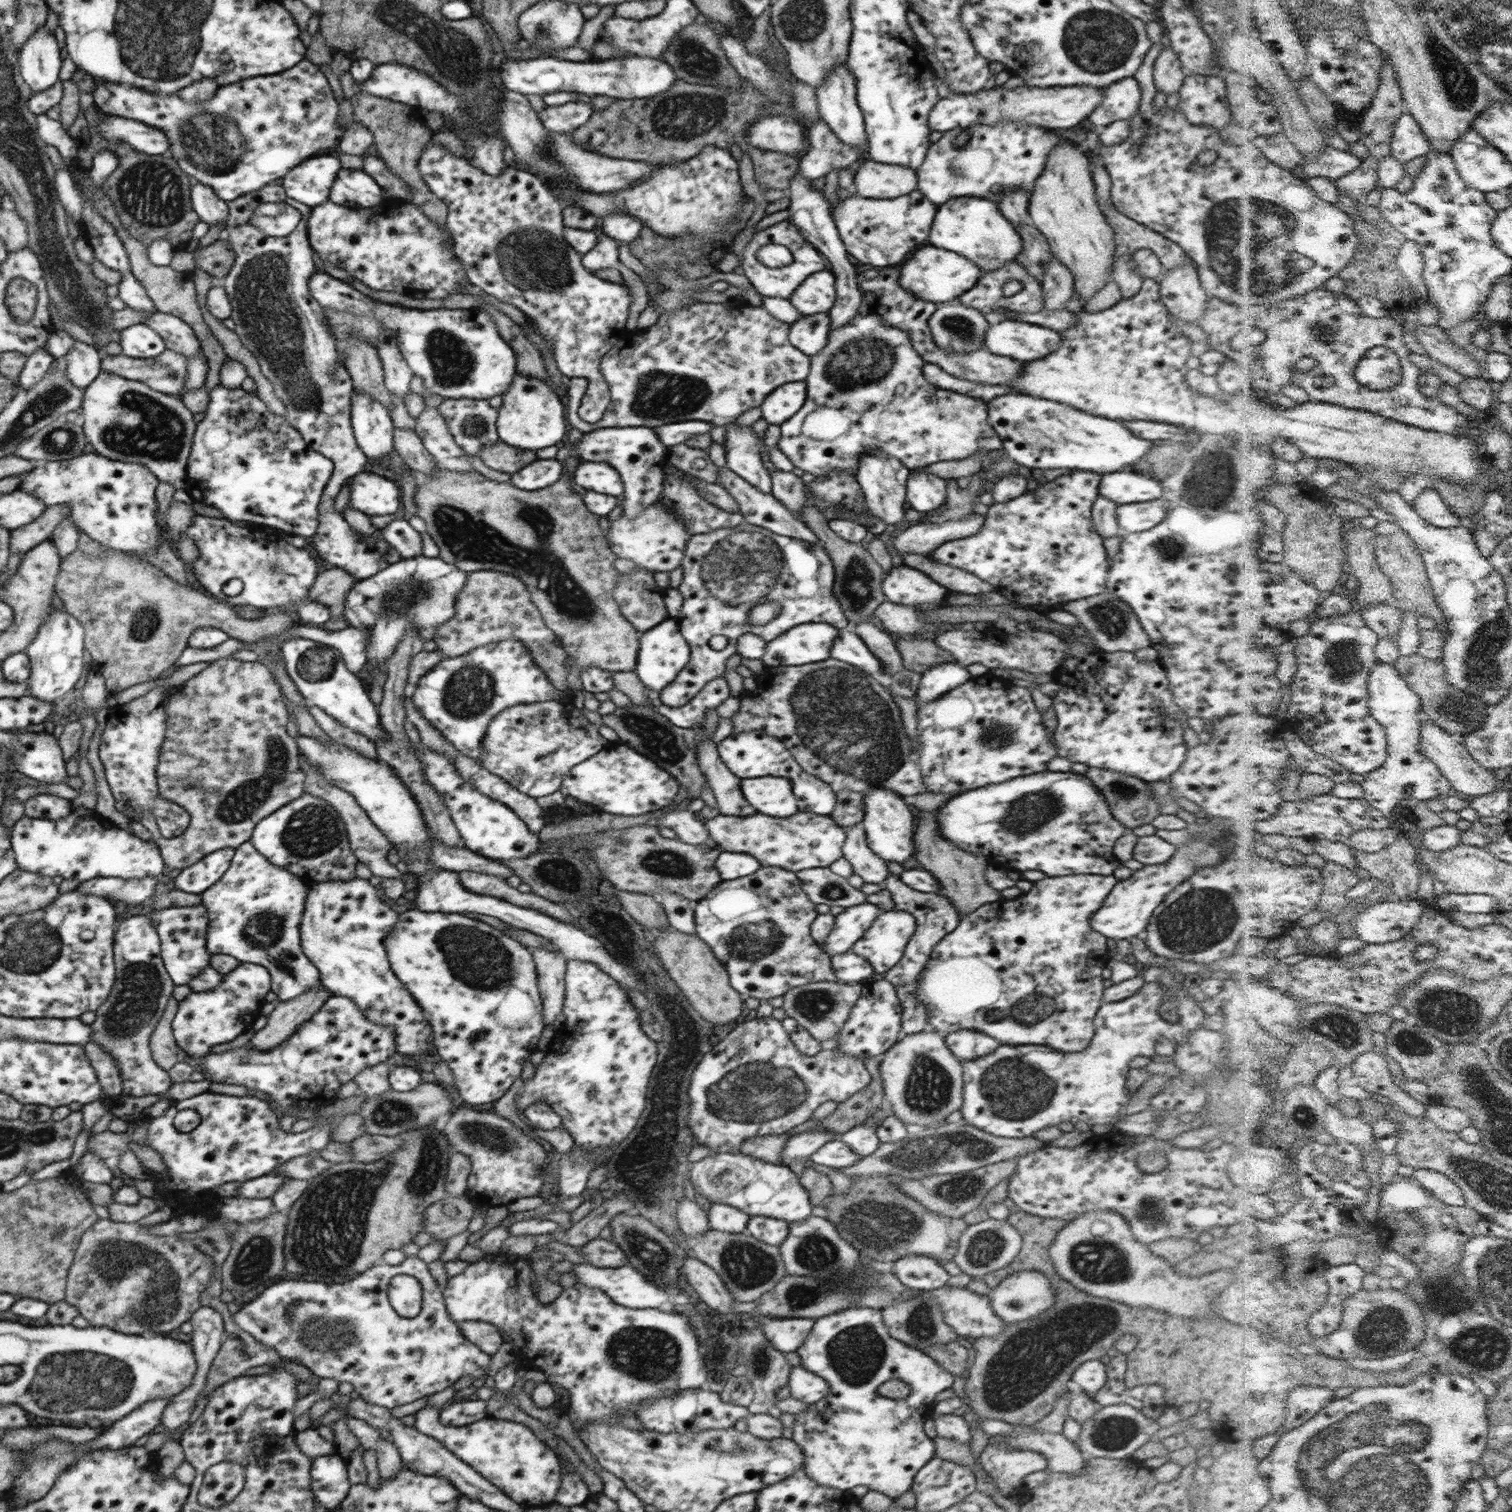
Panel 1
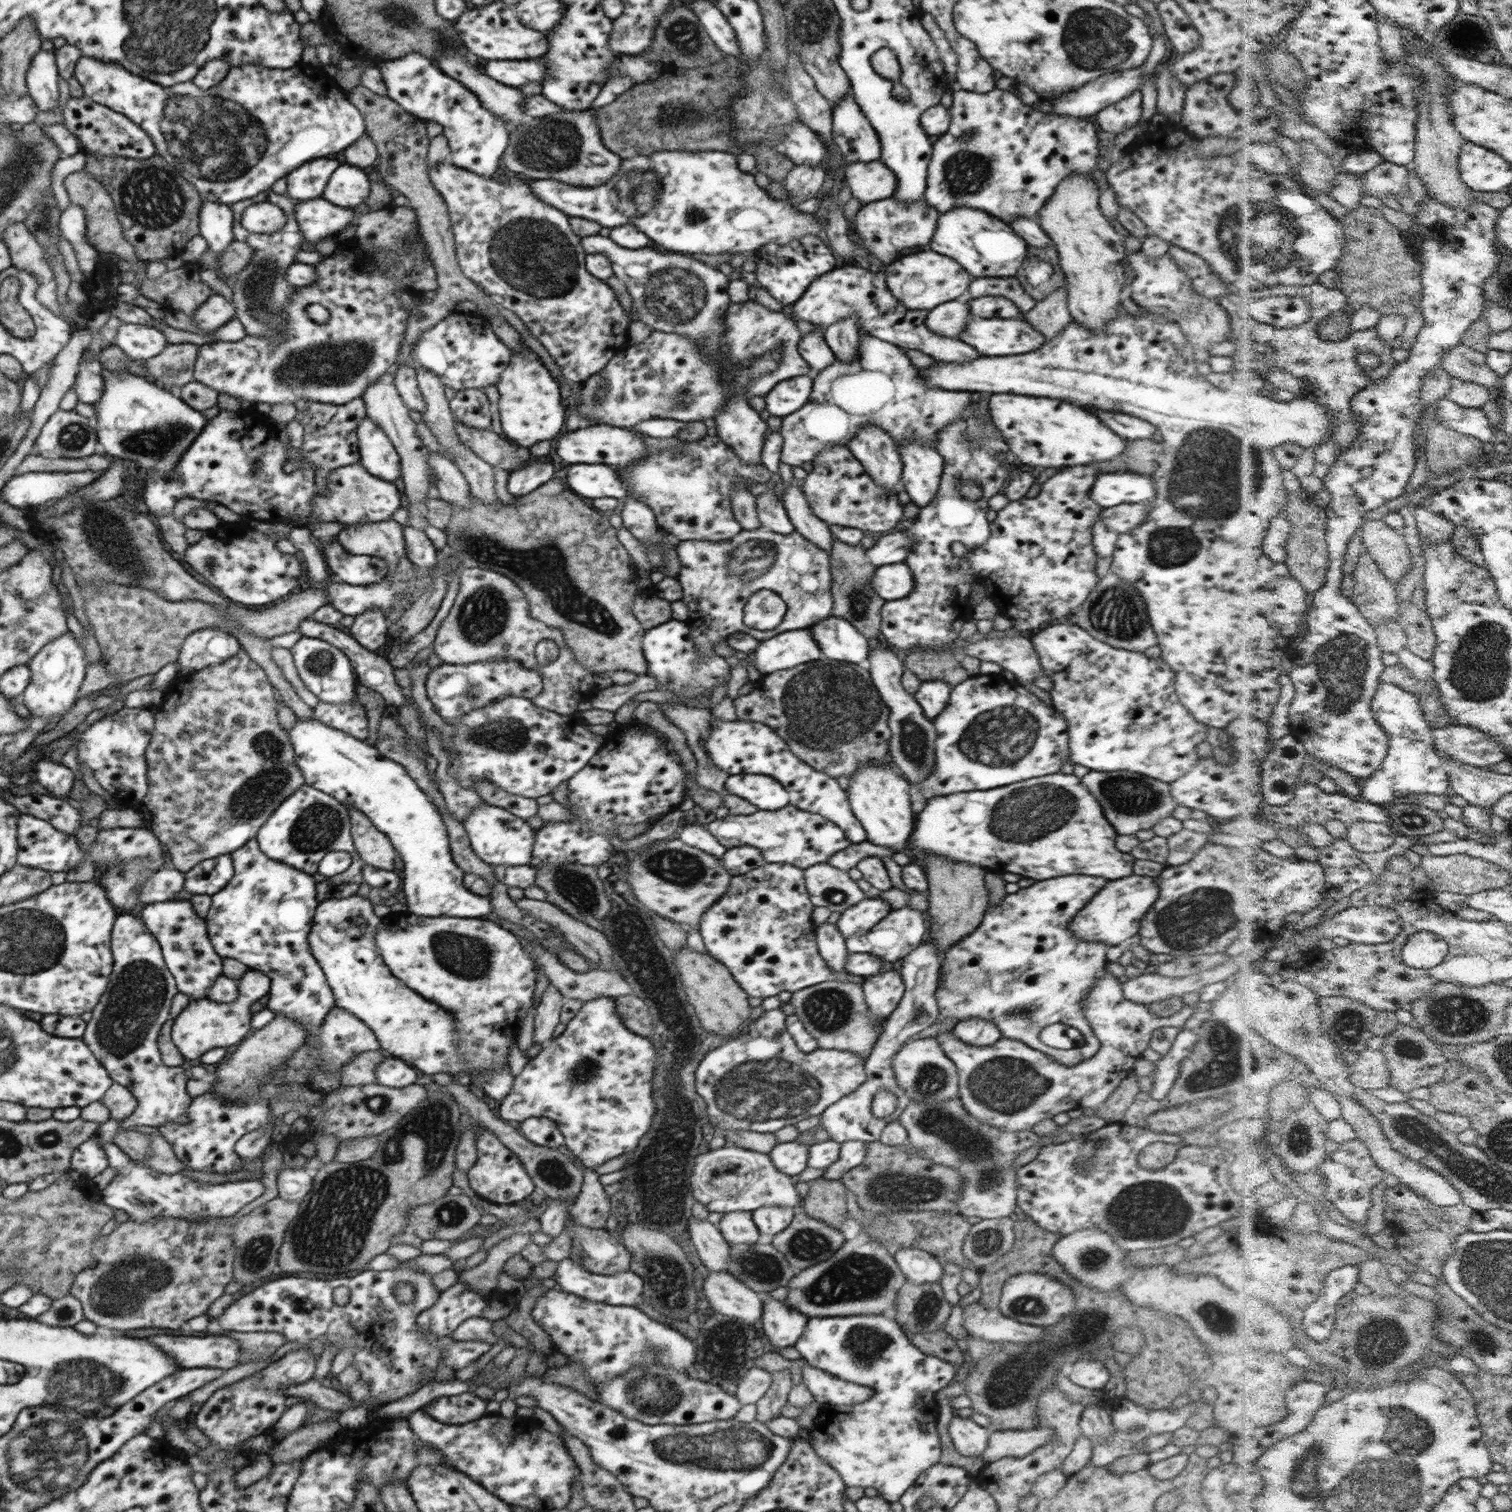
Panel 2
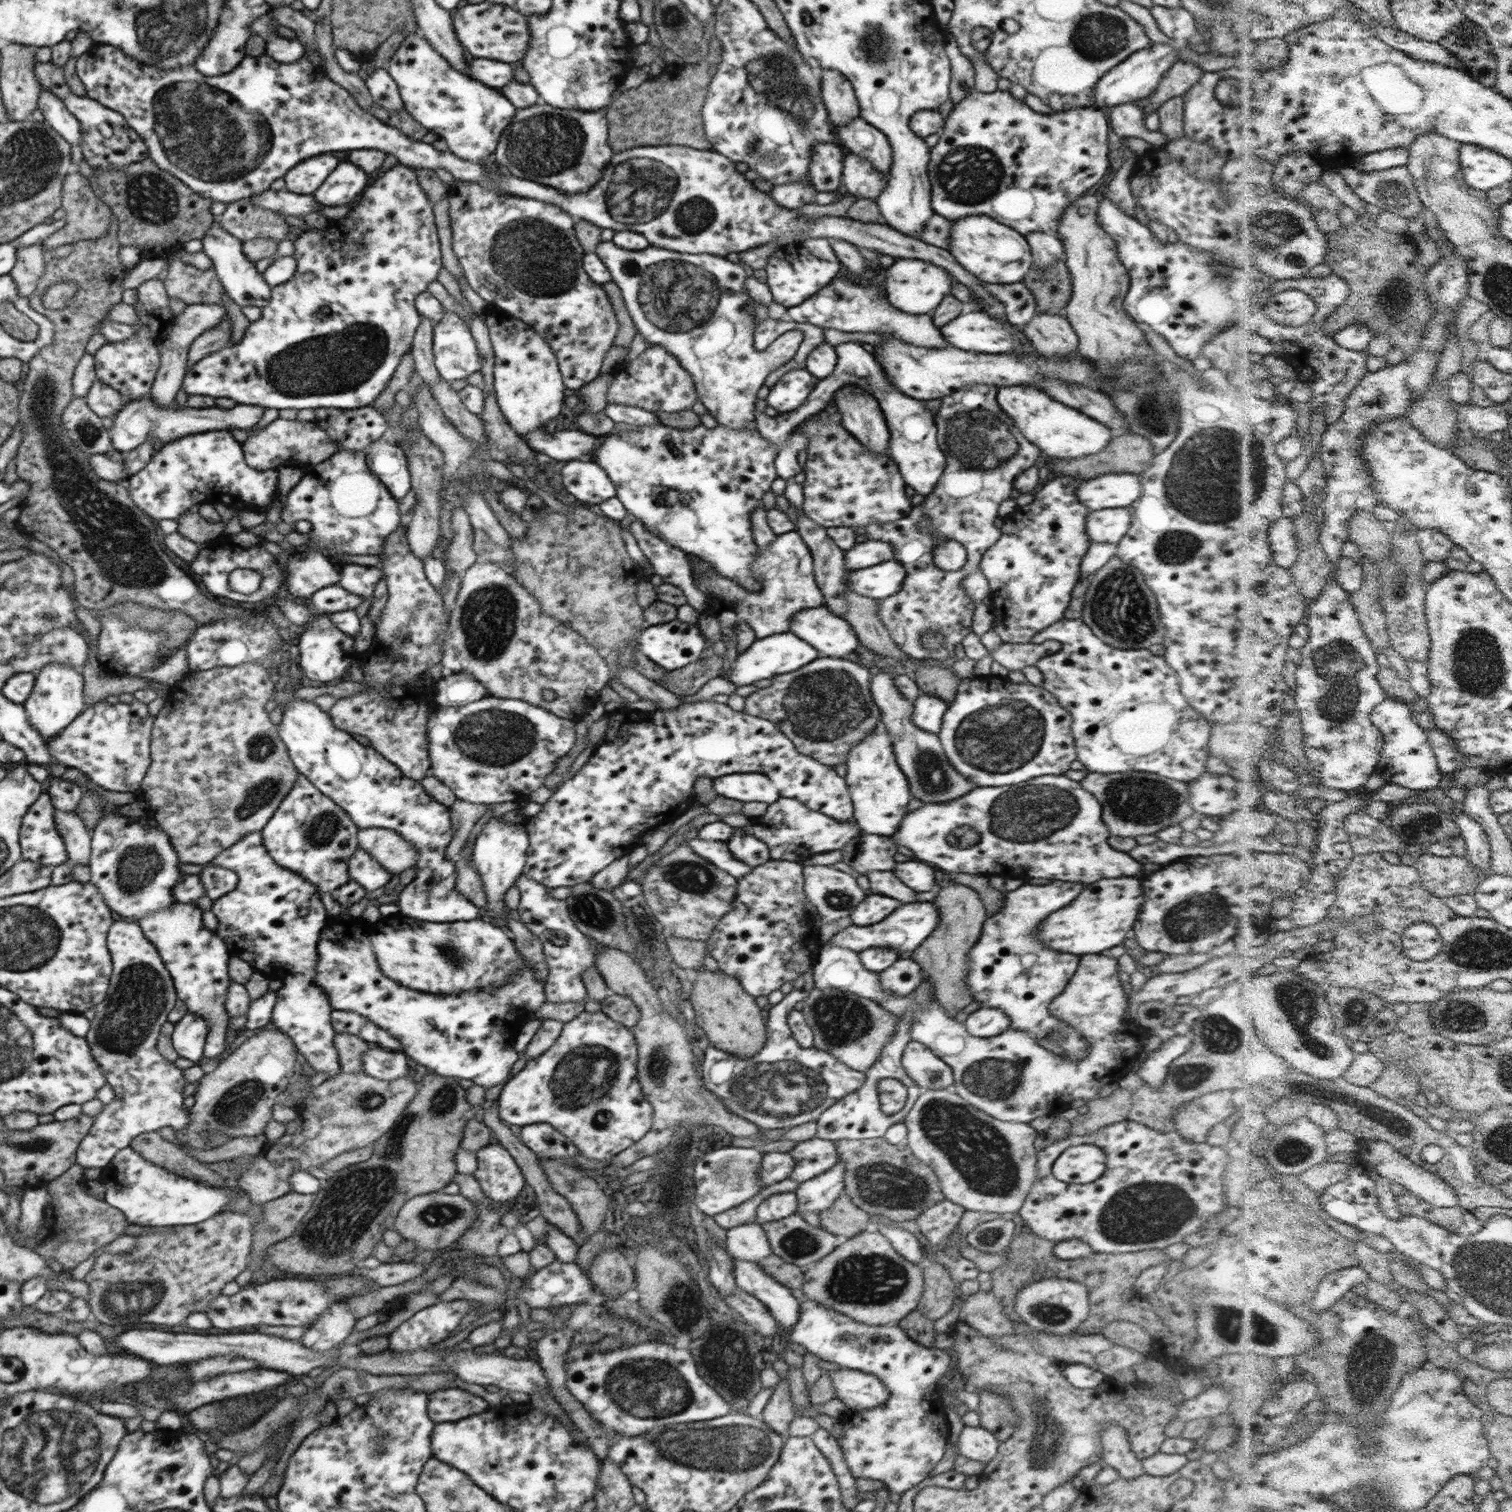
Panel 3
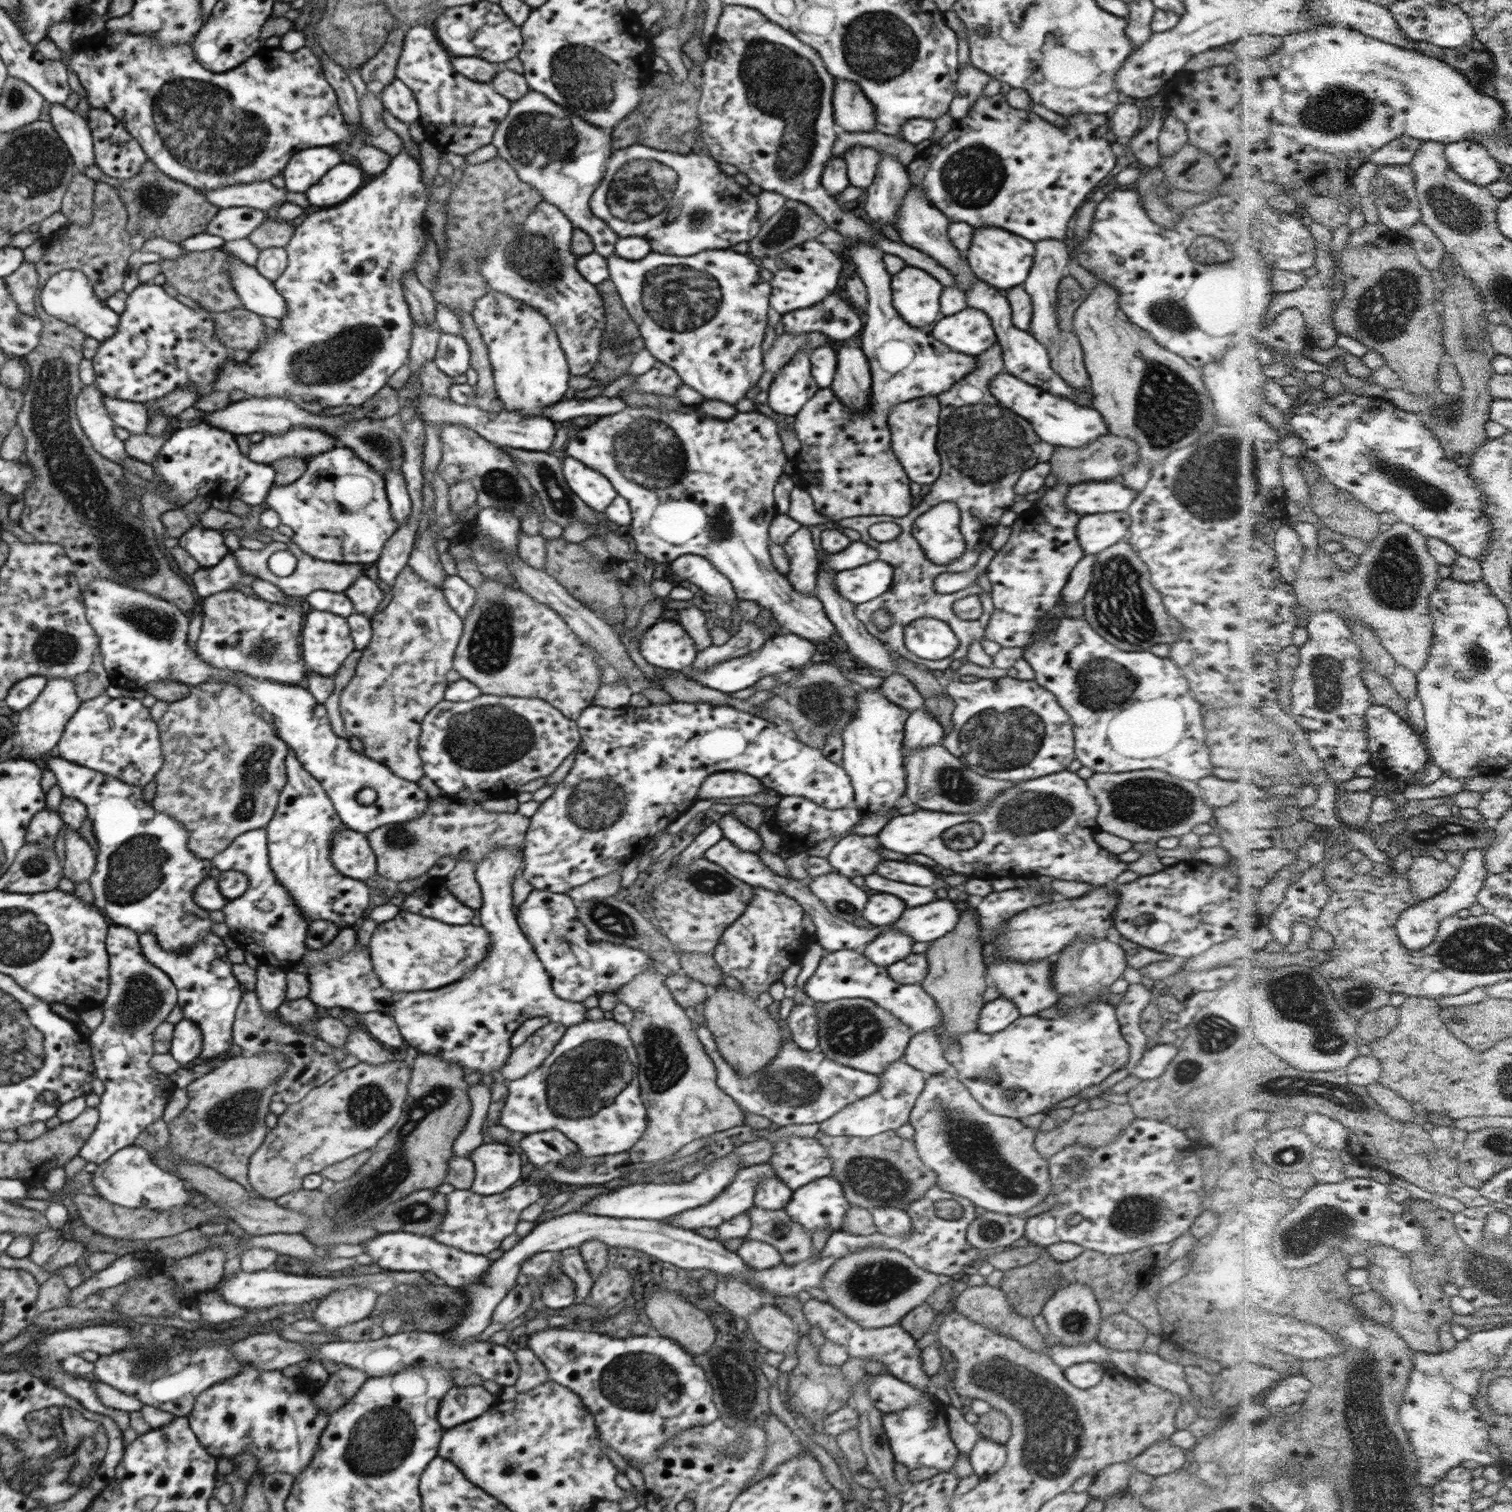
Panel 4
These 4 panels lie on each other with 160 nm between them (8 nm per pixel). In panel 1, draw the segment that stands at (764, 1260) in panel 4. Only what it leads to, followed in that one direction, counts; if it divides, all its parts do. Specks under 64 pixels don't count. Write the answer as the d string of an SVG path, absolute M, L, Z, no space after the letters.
M722 1202L711 1203L707 1212L709 1228L730 1234L747 1232L750 1215Z

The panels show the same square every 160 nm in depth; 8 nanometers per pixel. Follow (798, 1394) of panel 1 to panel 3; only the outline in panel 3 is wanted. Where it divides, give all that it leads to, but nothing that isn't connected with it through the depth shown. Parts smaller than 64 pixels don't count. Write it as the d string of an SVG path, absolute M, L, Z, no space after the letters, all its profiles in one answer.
M841 1369L829 1371L829 1375L836 1398L852 1411L880 1406L888 1400L889 1392L886 1385L873 1374Z

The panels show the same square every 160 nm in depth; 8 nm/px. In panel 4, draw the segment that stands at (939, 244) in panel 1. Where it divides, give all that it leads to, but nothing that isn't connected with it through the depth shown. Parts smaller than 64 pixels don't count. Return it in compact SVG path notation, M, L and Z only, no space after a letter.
M974 227L965 258L978 279L1004 290L1023 284L1034 262L1034 253L1034 243L1024 237L998 227Z

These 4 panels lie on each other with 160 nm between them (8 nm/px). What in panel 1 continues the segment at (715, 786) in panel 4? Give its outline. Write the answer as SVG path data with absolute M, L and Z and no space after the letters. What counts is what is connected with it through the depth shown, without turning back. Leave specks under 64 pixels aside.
M746 778L740 784L745 799L758 813L788 818L799 811L792 785L786 778Z

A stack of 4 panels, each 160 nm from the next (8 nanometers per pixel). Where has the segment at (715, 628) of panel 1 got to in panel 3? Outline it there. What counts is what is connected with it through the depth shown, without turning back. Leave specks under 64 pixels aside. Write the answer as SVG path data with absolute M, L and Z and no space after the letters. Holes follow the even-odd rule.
M794 530L786 534L777 535L774 542L758 552L758 560L752 564L752 575L756 581L762 583L762 590L757 594L750 594L738 581L724 578L712 568L708 562L696 556L688 555L693 573L694 586L704 593L710 601L710 606L700 612L720 621L724 626L736 626L739 622L746 622L754 631L756 639L764 639L779 633L790 631L791 618L799 610L805 608L820 608L825 606L825 598L819 584L814 580L814 562L812 553L800 534ZM698 575L708 578L700 580Z

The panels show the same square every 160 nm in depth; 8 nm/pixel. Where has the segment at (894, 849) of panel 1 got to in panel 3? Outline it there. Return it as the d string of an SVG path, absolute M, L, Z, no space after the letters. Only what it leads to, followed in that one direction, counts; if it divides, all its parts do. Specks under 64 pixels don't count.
M878 720L875 730L849 750L846 766L846 785L853 802L853 818L859 828L866 834L893 836L908 813L906 806L912 796L908 780L900 770L891 738L883 722Z

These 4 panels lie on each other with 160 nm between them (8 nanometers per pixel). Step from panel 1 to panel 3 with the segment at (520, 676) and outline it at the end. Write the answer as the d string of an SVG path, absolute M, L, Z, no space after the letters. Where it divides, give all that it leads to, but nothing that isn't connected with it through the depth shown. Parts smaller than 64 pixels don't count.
M458 672L442 677L435 684L435 705L466 706L489 696L484 683L477 681L470 673Z

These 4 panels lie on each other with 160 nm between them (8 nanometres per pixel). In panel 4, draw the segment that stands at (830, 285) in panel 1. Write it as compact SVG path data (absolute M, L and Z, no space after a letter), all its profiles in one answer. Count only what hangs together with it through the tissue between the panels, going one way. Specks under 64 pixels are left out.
M838 293L830 294L820 304L787 312L781 318L786 331L796 334L818 331L836 340L853 340L863 329L858 310Z

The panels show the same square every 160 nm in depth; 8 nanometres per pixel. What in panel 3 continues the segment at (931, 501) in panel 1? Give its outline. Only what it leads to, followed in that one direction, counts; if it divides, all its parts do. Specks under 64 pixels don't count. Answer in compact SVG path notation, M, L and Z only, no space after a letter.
M843 342L835 346L837 363L832 374L820 379L815 389L808 395L802 406L792 412L779 413L776 416L768 416L766 413L756 413L756 425L762 438L768 442L782 447L786 444L790 434L804 422L810 415L816 415L826 405L835 393L848 384L854 384L870 392L879 402L884 413L888 430L890 431L888 454L898 466L898 470L904 482L914 488L915 492L926 497L932 493L936 483L940 480L946 466L946 459L943 450L940 450L937 443L937 426L935 415L930 412L923 401L919 401L894 388L887 381L886 375L881 366L876 362L872 350L857 342Z

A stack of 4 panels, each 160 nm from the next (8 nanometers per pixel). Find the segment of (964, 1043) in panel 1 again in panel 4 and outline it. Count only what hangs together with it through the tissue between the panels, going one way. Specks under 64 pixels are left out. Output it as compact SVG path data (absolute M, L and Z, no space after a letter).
M1000 997L986 1003L980 1010L978 1031L984 1034L994 1034L1011 1026L1018 1018L1021 1018L1021 1015L1016 1005Z

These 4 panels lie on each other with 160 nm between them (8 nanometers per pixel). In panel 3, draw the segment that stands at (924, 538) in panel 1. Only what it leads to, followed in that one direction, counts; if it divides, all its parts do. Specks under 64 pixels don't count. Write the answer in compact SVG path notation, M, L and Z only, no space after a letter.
M869 540L856 544L845 551L844 566L846 571L866 569L870 566L894 559L893 546L886 542Z

